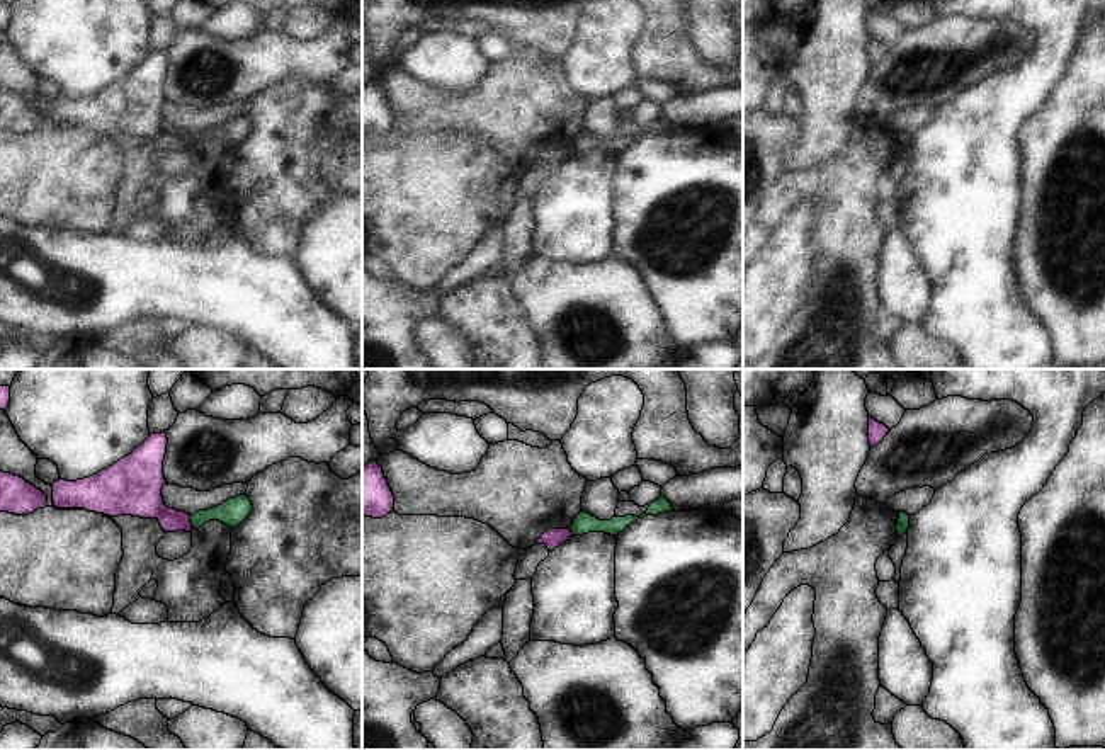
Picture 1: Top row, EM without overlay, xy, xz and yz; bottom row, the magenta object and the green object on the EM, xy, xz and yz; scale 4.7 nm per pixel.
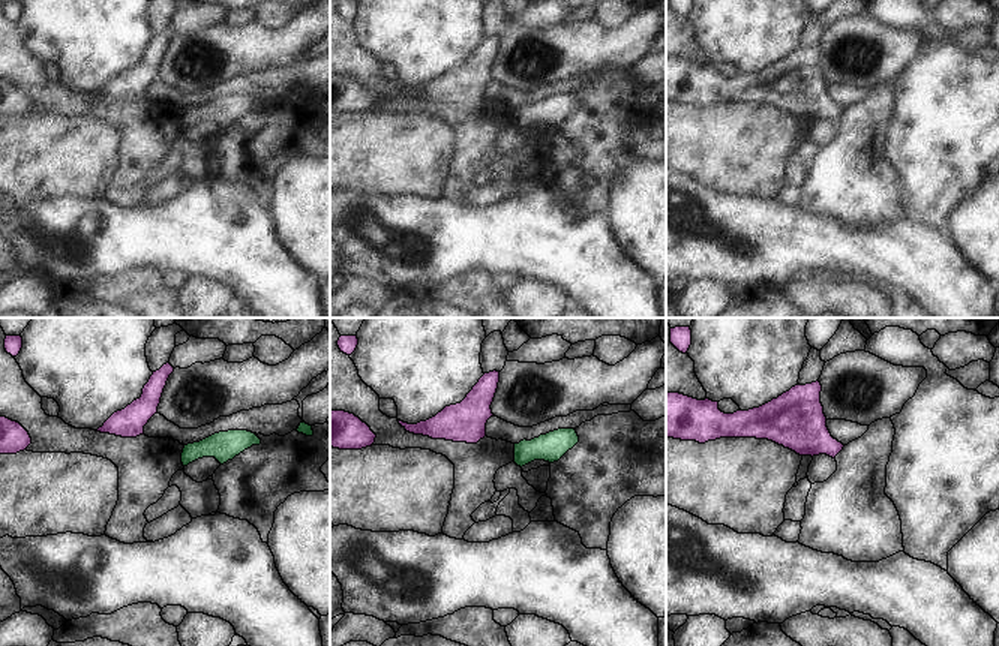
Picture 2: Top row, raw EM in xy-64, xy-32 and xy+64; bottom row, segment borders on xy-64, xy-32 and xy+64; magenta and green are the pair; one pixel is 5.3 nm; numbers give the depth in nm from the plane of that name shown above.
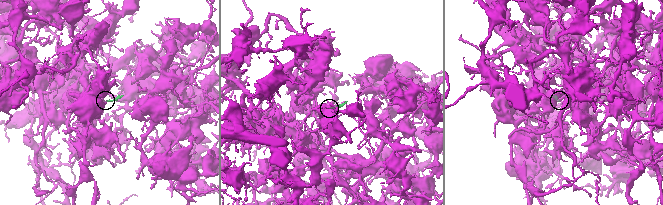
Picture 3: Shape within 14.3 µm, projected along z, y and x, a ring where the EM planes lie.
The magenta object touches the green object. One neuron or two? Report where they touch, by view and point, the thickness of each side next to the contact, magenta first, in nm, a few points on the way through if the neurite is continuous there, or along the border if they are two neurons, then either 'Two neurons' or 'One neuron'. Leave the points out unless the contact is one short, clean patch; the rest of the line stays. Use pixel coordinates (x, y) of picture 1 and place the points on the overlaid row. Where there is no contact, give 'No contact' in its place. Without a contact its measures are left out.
Touches magenta at xy (189, 521). Thickness 180 nm (magenta) against 130 nm. Boundary: xy (189, 516), (192, 526). Two neurons

